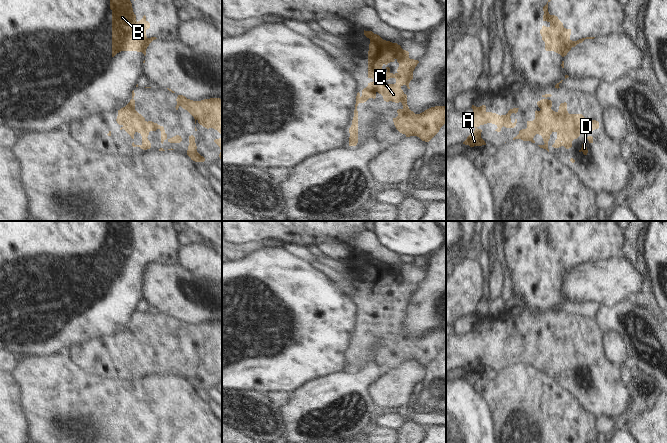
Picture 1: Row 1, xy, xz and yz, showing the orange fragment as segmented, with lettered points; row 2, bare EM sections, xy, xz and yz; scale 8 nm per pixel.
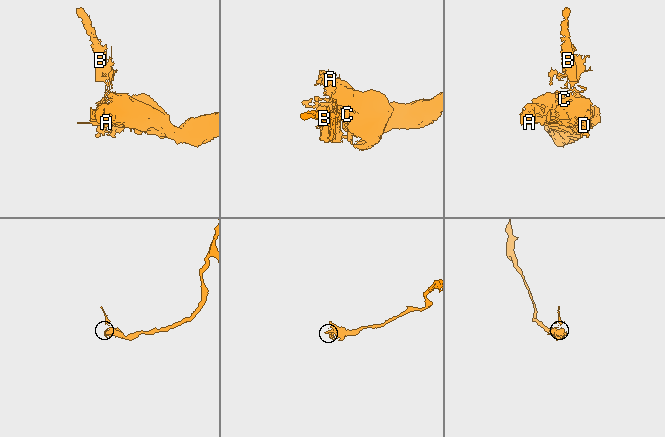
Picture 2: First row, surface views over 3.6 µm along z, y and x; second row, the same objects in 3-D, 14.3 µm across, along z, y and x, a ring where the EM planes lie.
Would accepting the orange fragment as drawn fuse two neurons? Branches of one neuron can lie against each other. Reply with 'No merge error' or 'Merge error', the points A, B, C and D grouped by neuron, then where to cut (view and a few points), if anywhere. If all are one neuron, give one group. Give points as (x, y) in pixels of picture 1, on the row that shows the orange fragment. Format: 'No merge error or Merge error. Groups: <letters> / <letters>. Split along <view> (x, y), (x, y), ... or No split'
Merge error. Groups: A C D / B. Split along xz (360, 97), (358, 102).

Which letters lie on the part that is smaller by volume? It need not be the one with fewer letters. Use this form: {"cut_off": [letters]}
{"cut_off": ["B"]}

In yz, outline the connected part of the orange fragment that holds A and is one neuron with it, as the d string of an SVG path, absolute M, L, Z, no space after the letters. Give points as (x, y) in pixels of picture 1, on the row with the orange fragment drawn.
M472 105L471 108L473 109L473 126L475 130L463 142L465 145L469 145L470 147L486 145L485 141L481 138L482 130L478 128L480 125L487 123L495 124L498 127L495 130L497 132L500 132L503 126L506 128L514 128L516 126L517 119L512 123L510 116L512 113L516 114L519 108L510 109L506 115L501 116L496 113L487 112L485 105L480 107Z

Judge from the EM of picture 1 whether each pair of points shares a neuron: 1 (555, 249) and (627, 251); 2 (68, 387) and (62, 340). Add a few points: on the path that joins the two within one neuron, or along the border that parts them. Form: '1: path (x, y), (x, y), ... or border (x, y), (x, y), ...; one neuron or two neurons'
1: border (625, 231), (625, 240), (620, 253); two neurons
2: border (69, 352), (41, 356); two neurons

